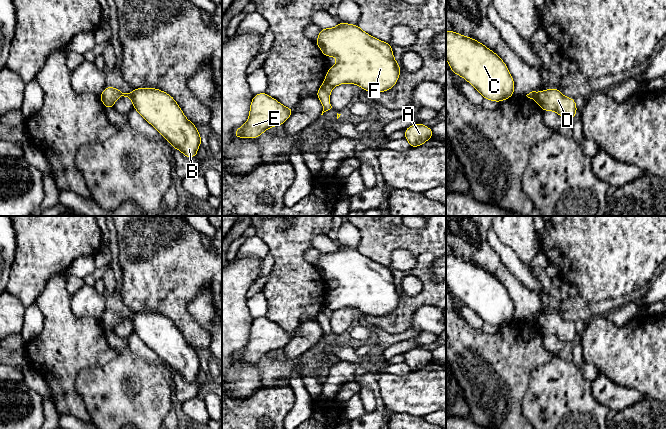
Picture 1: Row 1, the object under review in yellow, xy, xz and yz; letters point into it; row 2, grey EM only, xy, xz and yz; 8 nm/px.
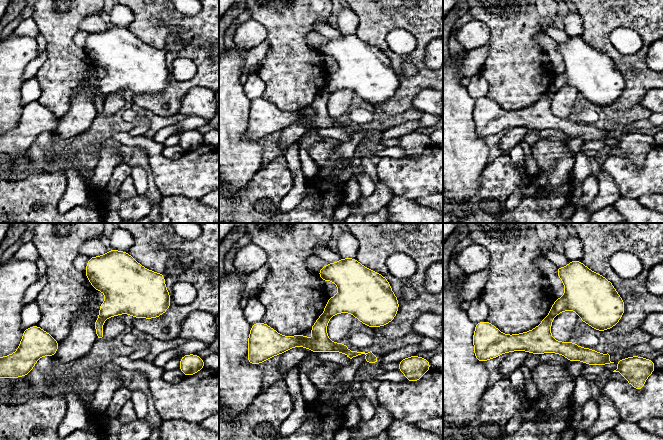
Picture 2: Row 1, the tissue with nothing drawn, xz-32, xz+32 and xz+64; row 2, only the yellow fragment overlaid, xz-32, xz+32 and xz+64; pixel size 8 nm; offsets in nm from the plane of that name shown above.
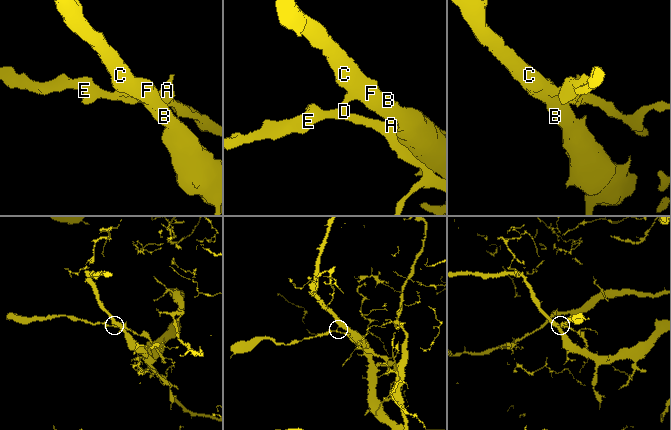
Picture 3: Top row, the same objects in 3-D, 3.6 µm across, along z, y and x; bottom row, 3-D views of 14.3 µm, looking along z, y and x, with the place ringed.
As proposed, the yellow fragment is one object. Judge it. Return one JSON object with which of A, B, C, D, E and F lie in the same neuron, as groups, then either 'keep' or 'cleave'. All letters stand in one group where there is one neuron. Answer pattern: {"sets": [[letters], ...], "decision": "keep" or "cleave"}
{"sets": [["A", "D", "E"], ["B", "C", "F"]], "decision": "cleave"}

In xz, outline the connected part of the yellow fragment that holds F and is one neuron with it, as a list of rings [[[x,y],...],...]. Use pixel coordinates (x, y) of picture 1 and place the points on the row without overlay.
[[[338,246],[335,252],[321,252],[318,262],[314,265],[326,282],[336,280],[338,285],[332,289],[325,299],[324,306],[331,312],[341,308],[359,309],[362,314],[368,316],[387,316],[393,312],[400,300],[399,287],[394,283],[391,267],[381,265],[363,255],[358,249]]]

